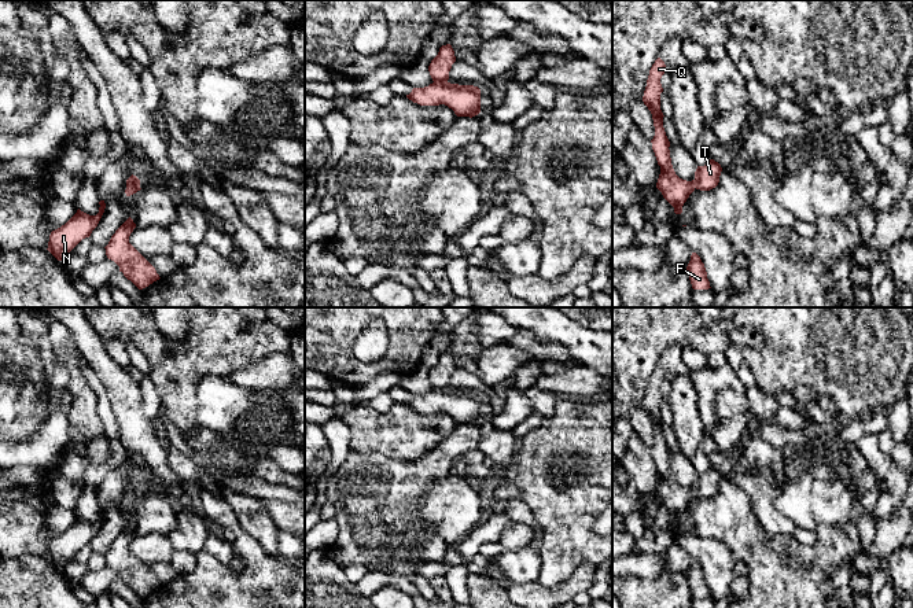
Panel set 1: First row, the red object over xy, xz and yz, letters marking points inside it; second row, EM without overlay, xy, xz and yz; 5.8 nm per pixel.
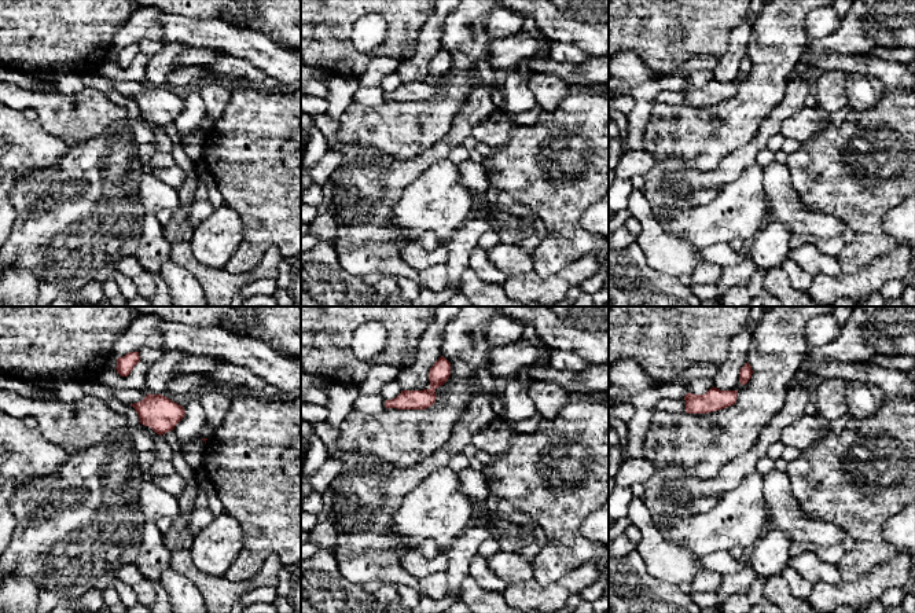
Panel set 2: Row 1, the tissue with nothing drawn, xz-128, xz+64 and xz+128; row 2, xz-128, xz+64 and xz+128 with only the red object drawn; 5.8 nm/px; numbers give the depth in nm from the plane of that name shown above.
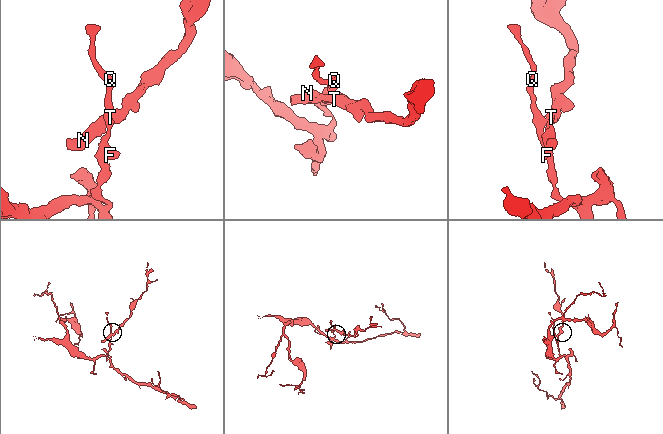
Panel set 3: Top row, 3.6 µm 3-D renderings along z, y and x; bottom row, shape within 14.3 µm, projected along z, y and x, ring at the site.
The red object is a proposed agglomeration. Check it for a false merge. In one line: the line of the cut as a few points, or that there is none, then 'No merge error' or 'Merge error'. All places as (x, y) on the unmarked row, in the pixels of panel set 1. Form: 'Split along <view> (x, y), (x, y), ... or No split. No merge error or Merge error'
Split along xz (434, 389), (446, 390). Merge error

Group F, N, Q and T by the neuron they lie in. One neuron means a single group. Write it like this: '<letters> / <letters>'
F Q / N T

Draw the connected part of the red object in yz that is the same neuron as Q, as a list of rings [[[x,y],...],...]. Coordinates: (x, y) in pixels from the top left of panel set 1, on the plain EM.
[[[658,365],[649,377],[647,394],[644,398],[643,409],[652,421],[655,443],[651,447],[660,482],[656,495],[662,500],[663,505],[674,515],[675,522],[682,520],[682,513],[695,498],[695,487],[686,489],[680,486],[671,472],[670,449],[663,435],[663,420],[660,417],[660,401],[663,399],[660,386],[664,382],[666,372]]]

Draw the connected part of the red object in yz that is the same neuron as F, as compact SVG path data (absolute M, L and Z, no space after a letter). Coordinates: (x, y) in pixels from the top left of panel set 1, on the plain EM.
M692 560L686 578L693 597L711 596L704 571L696 560Z

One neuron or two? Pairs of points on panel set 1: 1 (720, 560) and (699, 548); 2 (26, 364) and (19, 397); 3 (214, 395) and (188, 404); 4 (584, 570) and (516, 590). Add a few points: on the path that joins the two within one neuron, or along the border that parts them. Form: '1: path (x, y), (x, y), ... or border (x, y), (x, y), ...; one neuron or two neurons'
1: path (714, 557), (705, 551); one neuron
2: border (14, 367), (18, 367), (35, 383), (44, 376); two neurons
3: border (209, 376), (205, 376), (197, 387), (197, 426); two neurons
4: path (569, 588), (563, 593), (534, 593); one neuron

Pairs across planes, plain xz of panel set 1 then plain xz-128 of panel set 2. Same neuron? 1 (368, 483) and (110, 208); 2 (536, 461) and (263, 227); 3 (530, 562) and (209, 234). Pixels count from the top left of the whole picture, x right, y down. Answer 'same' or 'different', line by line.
1: same
2: same
3: same

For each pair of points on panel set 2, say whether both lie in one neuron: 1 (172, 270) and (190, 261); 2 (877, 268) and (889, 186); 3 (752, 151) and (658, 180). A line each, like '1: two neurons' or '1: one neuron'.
1: two neurons
2: two neurons
3: one neuron

